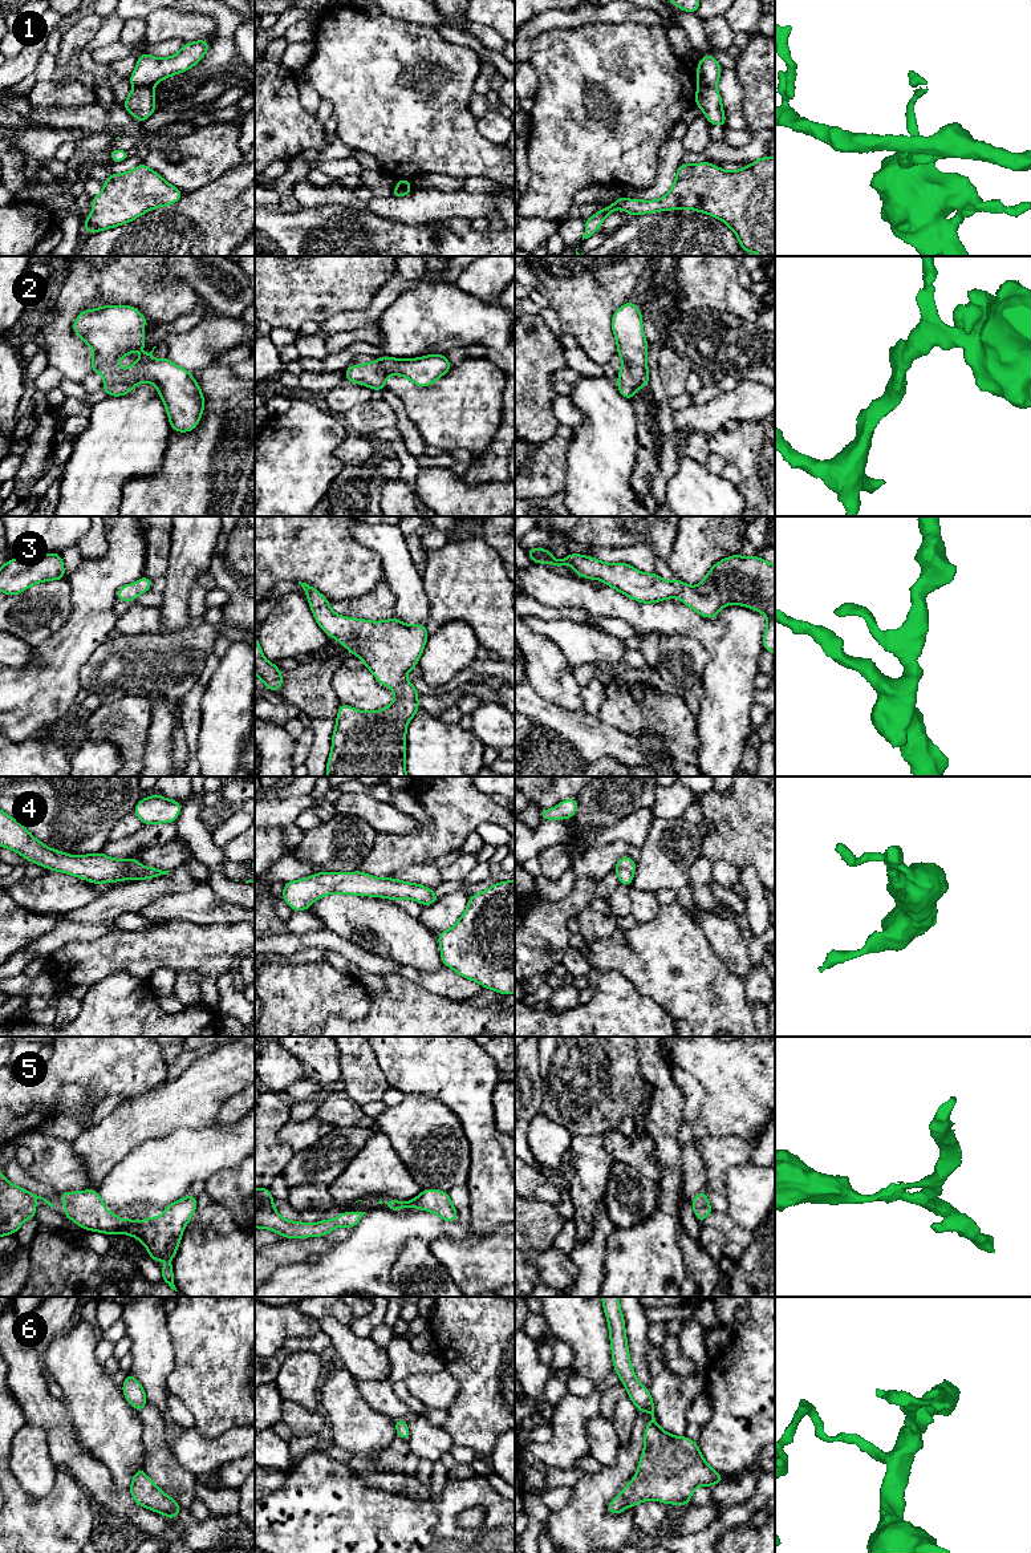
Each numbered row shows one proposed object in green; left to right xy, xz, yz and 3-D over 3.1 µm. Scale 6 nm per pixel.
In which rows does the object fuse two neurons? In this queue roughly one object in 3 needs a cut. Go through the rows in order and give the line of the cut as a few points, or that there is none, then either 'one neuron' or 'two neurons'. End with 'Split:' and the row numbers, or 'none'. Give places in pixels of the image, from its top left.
1: cut xy (134, 85), (149, 85), (151, 88); two neurons
2: cut none; one neuron
3: cut none; one neuron
4: cut none; one neuron
5: cut none; one neuron
6: cut none; one neuron
Split: 1

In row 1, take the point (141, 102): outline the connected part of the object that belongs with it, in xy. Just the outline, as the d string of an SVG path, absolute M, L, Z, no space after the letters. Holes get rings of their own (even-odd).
M134 86L123 108L139 122L145 122L155 111L155 93L150 86Z

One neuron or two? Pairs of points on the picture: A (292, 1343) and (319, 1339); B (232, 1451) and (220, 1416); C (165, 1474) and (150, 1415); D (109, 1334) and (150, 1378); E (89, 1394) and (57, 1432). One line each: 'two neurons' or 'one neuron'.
A: one neuron
B: two neurons
C: one neuron
D: two neurons
E: two neurons

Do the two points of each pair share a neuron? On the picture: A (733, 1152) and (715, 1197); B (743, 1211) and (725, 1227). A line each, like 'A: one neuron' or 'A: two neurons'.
A: one neuron
B: two neurons

